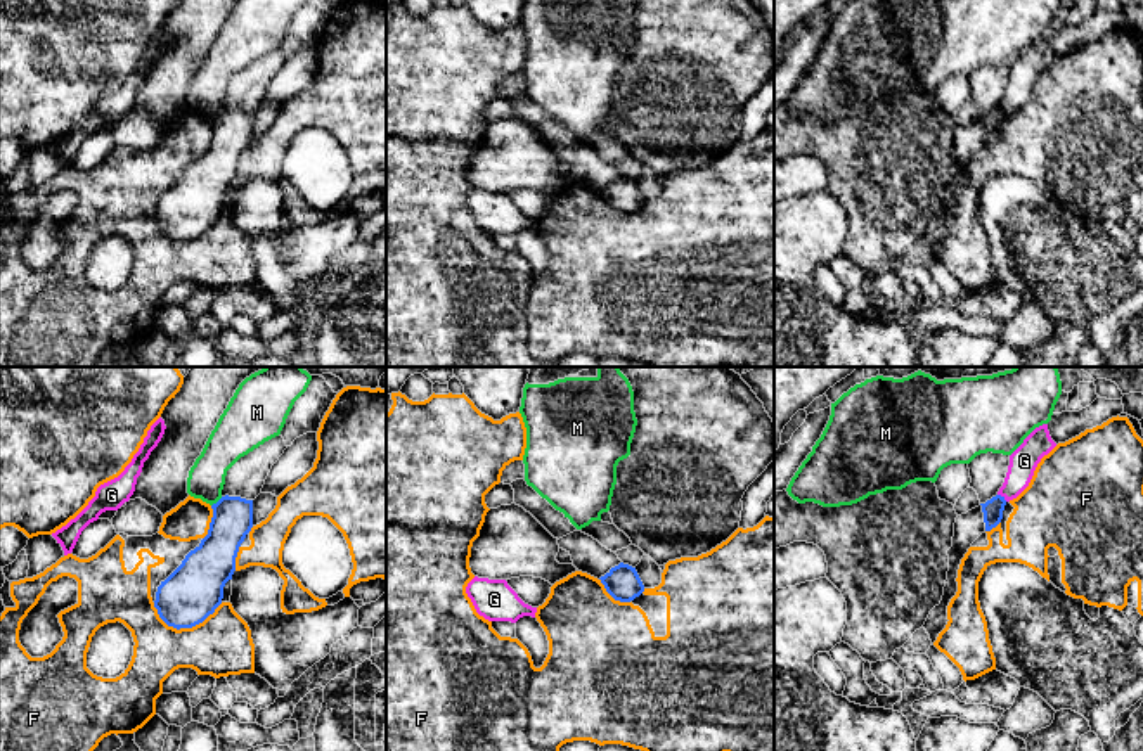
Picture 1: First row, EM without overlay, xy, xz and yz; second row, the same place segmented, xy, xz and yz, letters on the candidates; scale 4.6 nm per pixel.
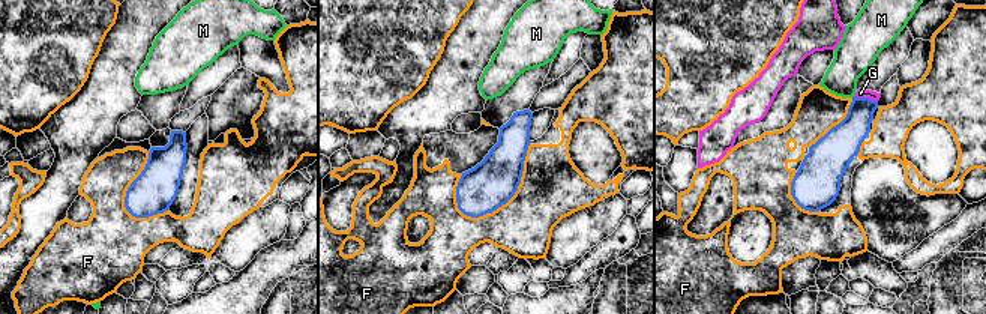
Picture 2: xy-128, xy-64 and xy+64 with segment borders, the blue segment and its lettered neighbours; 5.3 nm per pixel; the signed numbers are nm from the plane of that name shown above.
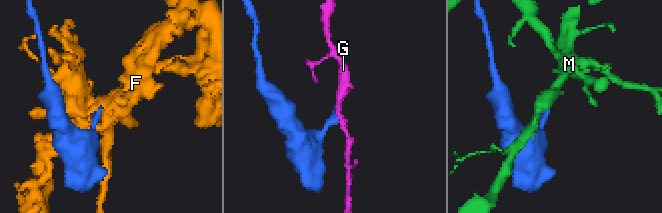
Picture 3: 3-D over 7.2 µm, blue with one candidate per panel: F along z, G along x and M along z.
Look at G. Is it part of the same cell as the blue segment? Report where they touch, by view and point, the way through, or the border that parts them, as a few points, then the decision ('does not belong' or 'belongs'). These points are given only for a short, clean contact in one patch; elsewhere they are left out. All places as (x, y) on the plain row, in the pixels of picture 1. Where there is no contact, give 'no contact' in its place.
meets blue in yz at (1003, 109); border along yz (998, 106), (1007, 113); does not belong

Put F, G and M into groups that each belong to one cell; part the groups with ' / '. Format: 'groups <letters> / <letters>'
groups F / G / M

